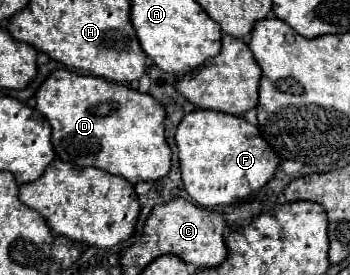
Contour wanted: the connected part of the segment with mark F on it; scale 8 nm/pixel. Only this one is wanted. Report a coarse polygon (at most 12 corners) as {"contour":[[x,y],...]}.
{"contour":[[183,116],[185,190],[215,208],[273,180],[279,156],[245,118]]}

